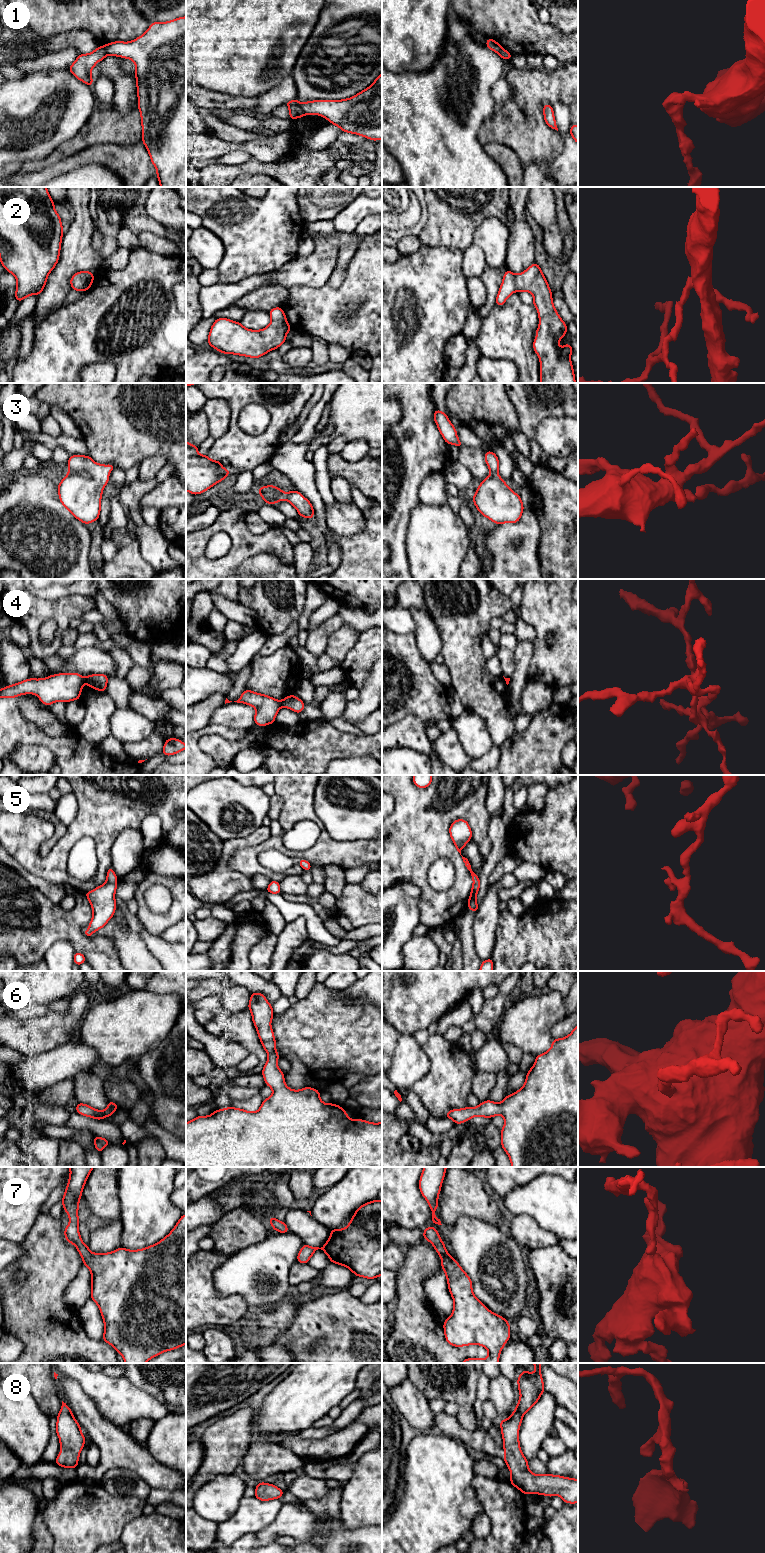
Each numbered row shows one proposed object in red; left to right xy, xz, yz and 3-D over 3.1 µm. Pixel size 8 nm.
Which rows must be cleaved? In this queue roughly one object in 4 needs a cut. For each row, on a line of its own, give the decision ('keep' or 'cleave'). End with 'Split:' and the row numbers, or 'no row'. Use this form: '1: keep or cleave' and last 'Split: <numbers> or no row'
1: cleave
2: keep
3: keep
4: cleave
5: keep
6: keep
7: keep
8: keep
Split: 1, 4

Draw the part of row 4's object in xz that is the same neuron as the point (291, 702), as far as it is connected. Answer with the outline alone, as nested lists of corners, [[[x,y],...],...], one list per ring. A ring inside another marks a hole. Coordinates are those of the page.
[[[294,694],[290,696],[286,696],[282,701],[281,701],[282,707],[291,709],[295,711],[296,713],[301,713],[305,707],[305,703],[297,698]]]

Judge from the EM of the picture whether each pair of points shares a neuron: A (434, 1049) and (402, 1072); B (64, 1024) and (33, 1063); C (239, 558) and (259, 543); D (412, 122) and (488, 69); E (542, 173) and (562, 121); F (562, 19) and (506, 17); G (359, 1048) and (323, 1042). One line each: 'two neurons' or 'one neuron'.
A: two neurons
B: two neurons
C: one neuron
D: one neuron
E: two neurons
F: two neurons
G: one neuron

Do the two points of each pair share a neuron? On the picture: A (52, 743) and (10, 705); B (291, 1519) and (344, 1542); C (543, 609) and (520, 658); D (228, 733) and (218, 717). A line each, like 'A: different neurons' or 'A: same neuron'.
A: same neuron
B: same neuron
C: different neurons
D: different neurons

